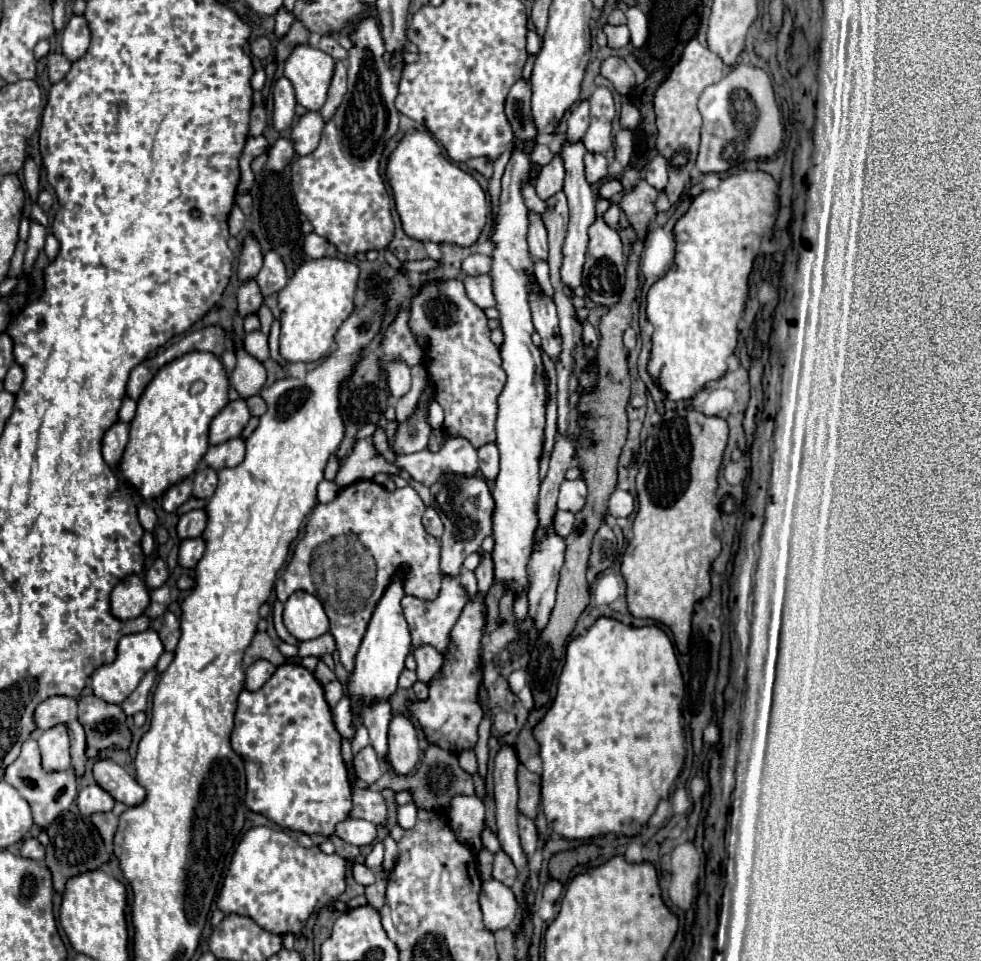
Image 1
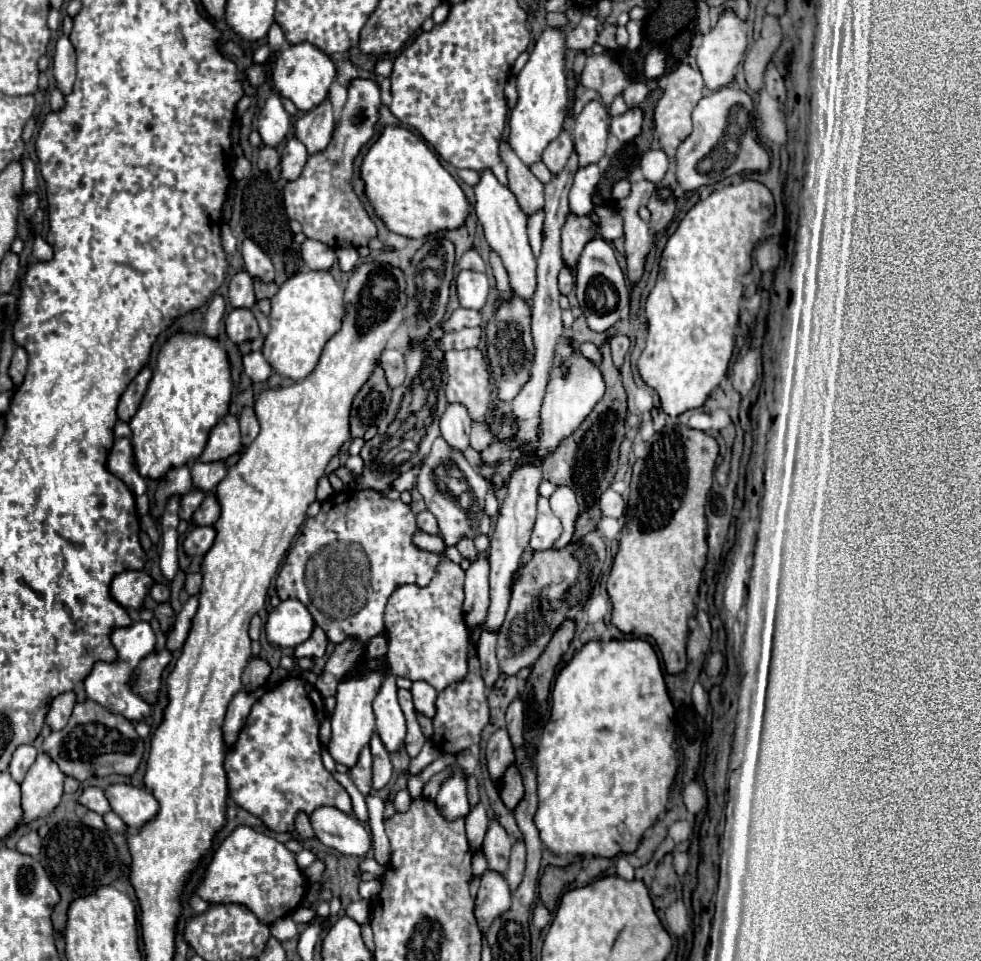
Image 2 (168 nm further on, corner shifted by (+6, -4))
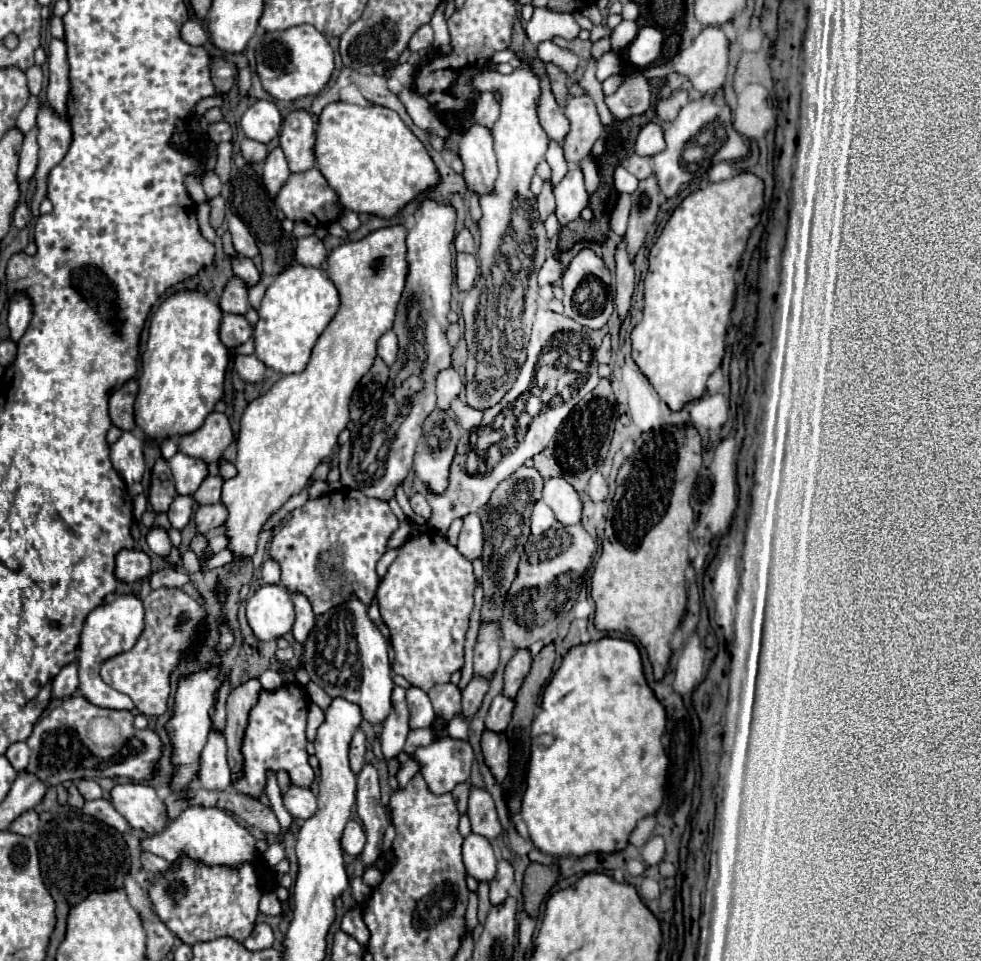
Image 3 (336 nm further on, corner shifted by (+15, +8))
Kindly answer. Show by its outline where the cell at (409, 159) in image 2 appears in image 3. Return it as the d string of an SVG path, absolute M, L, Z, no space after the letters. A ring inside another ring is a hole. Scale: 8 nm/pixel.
M333 102L325 106L317 120L313 154L315 154L315 164L319 172L325 176L327 184L335 190L341 206L357 214L365 212L365 214L375 214L381 218L393 218L417 194L425 192L427 188L439 182L437 168L431 156L427 154L425 146L405 126L399 114L385 106L375 106L375 104L357 106L357 104L347 104L347 102Z

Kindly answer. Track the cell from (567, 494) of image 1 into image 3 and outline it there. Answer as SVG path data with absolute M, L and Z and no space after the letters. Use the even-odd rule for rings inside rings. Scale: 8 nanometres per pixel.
M551 478L543 488L545 504L555 512L555 518L561 524L577 524L581 522L581 498L575 488L563 478Z

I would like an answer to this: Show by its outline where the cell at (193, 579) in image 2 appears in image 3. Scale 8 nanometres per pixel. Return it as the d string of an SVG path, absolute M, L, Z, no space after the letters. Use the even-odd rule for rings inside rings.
M187 550L185 554L183 554L183 568L191 574L191 572L199 572L201 570L201 564L199 564L199 560L197 560L197 556L191 552L191 550Z

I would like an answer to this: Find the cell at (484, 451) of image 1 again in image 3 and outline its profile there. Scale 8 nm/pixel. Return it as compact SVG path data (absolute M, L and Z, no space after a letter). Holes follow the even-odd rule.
M456 398L451 406L451 411L455 415L458 423L467 431L472 431L481 425L483 411L475 410L466 403Z

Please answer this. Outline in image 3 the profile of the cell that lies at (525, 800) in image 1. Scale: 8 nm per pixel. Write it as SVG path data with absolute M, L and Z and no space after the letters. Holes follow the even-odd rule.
M485 730L481 738L481 750L497 782L503 782L503 778L509 772L509 742L505 732Z

